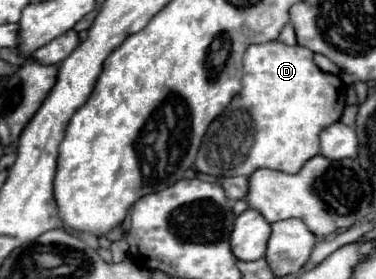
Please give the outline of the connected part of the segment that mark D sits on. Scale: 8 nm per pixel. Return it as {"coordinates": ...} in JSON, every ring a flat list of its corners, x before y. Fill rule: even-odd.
{"coordinates":[[281,41,263,45,249,45,243,57,243,89,233,97,231,105,207,129,195,167,201,173,217,177,249,177,255,169,267,167,283,173,299,173,299,169,319,153,319,133,337,123,345,109,345,83,331,73,323,73,313,63,313,51,295,45,289,47]]}

